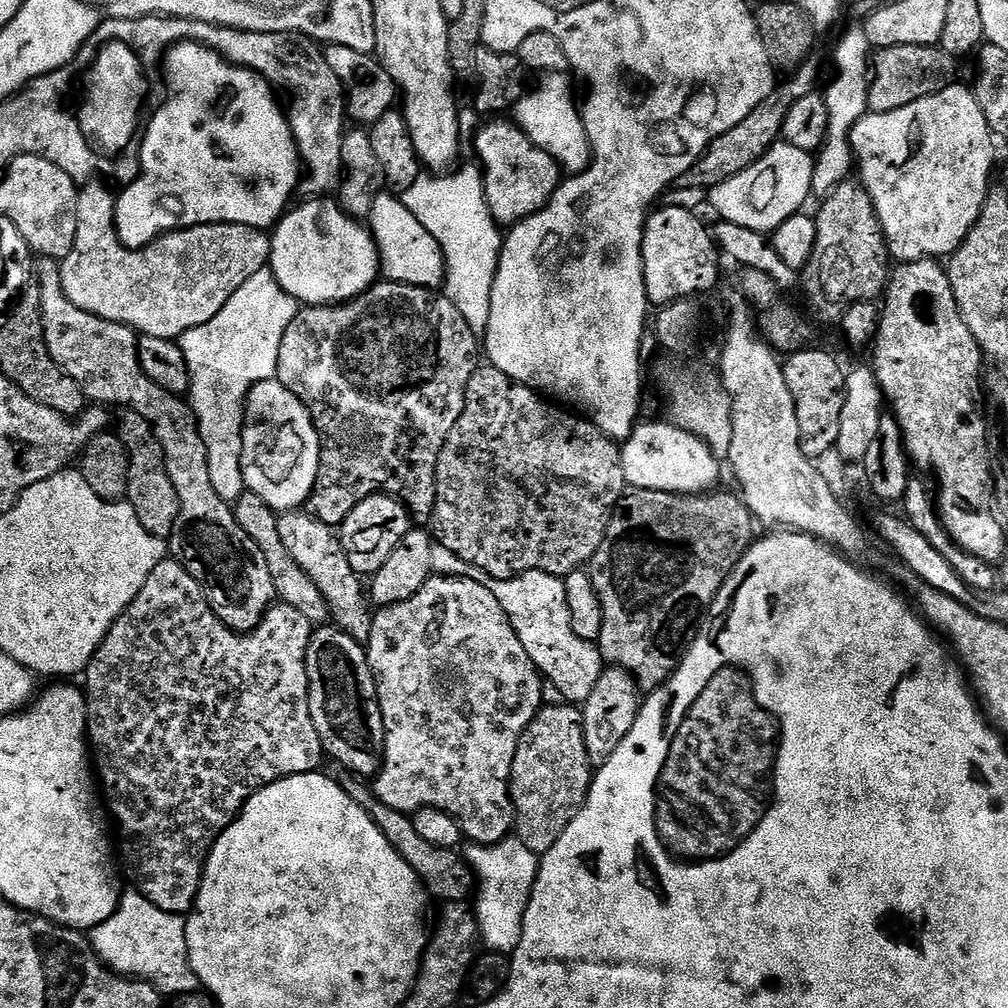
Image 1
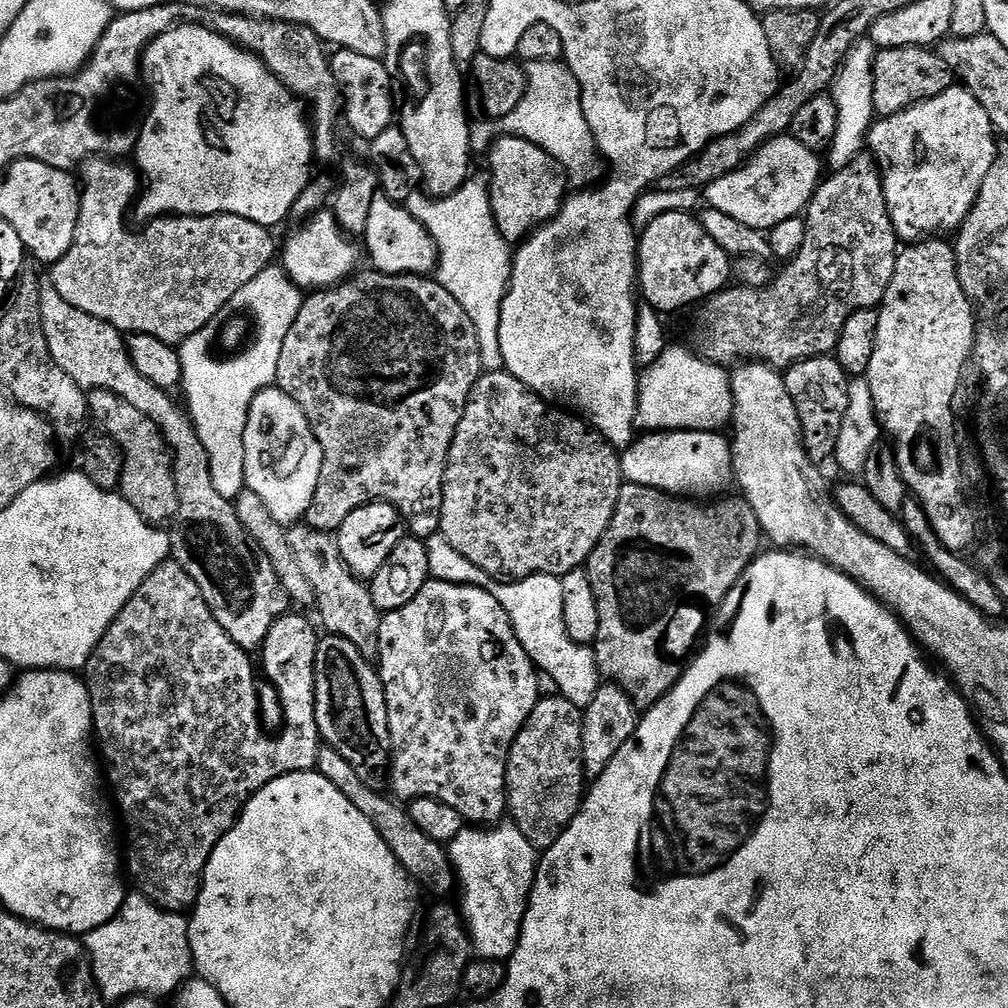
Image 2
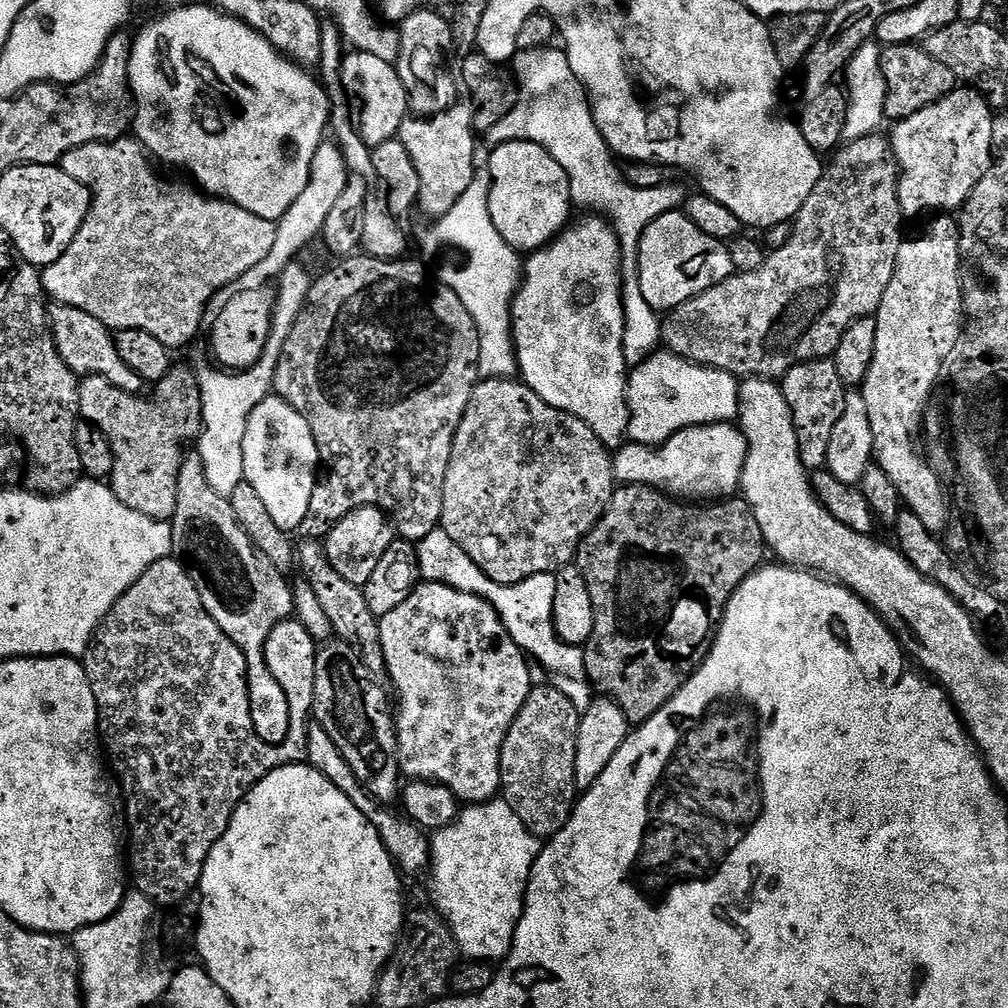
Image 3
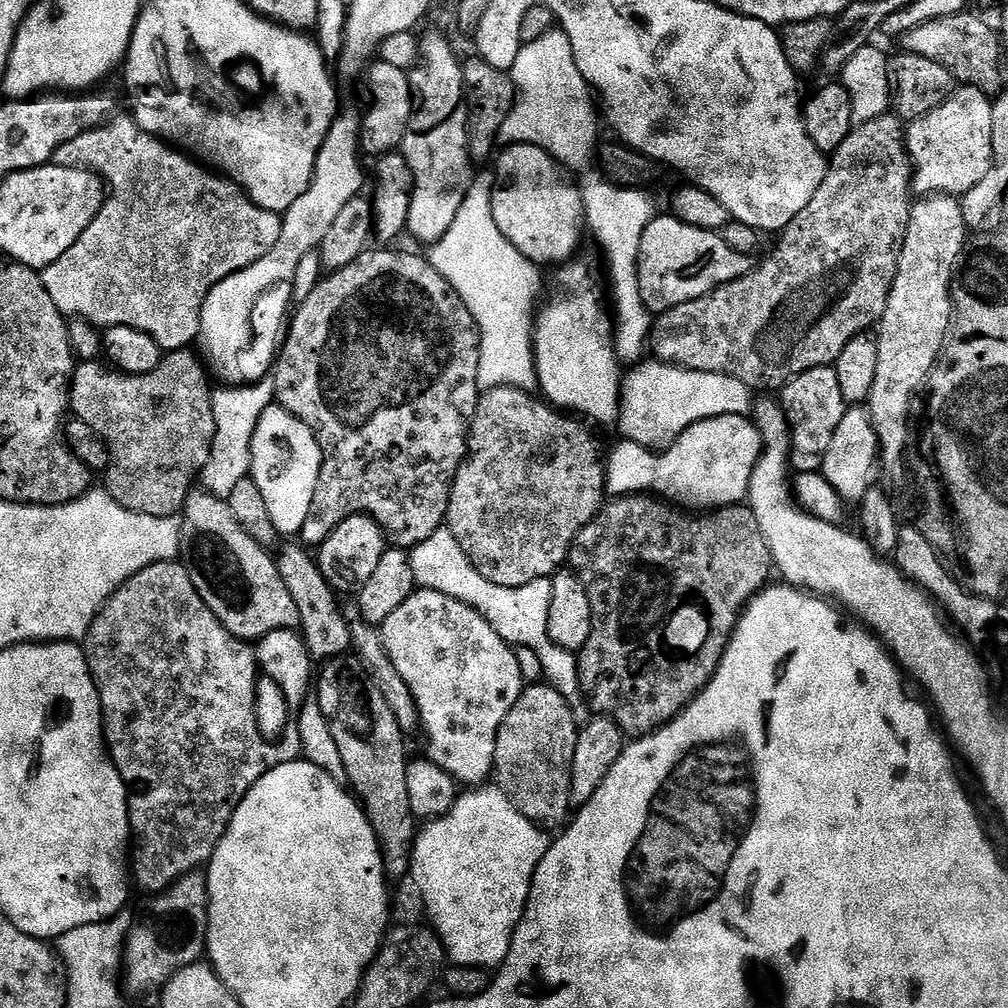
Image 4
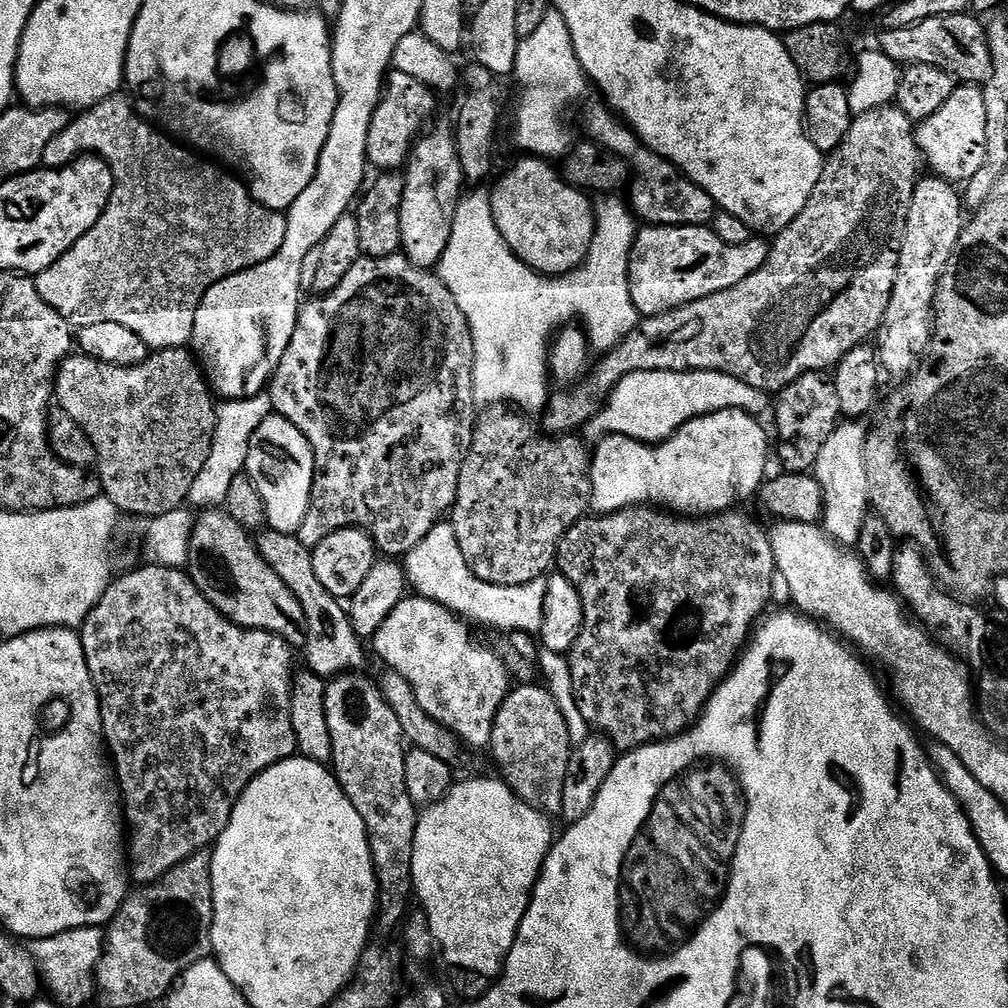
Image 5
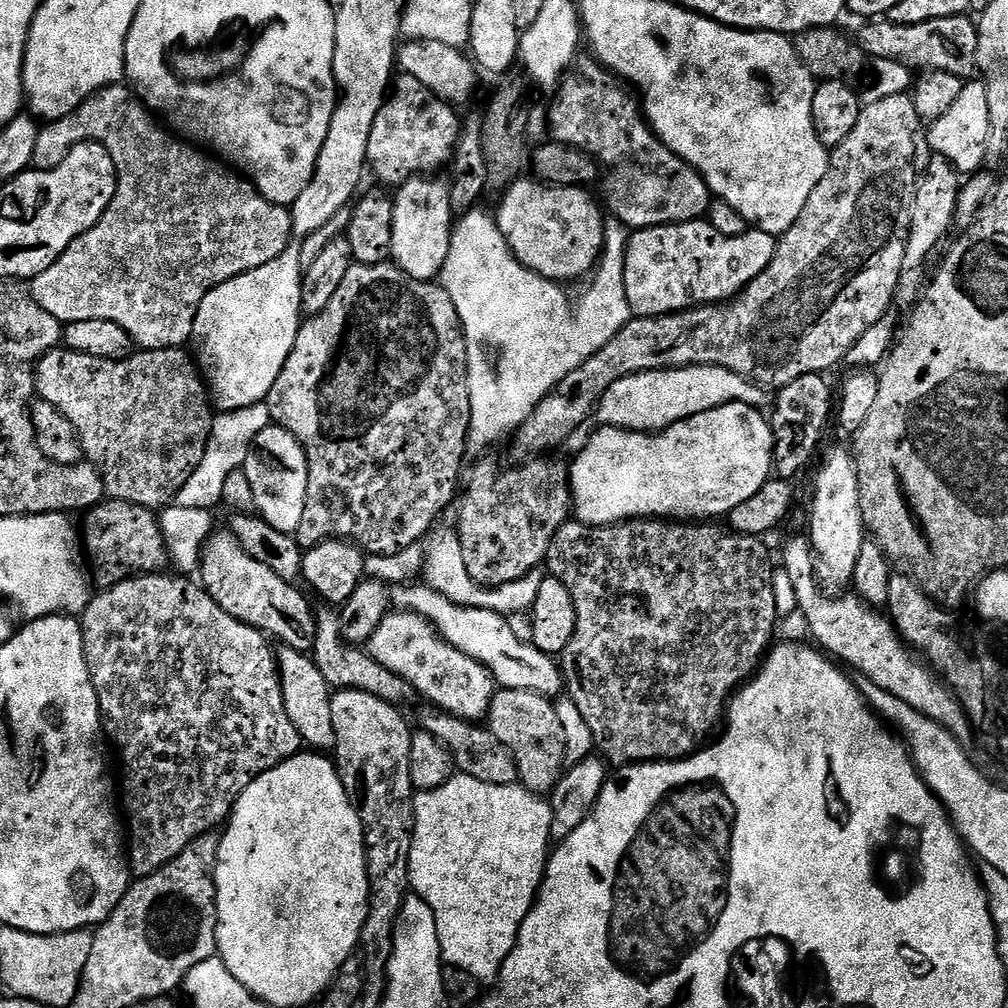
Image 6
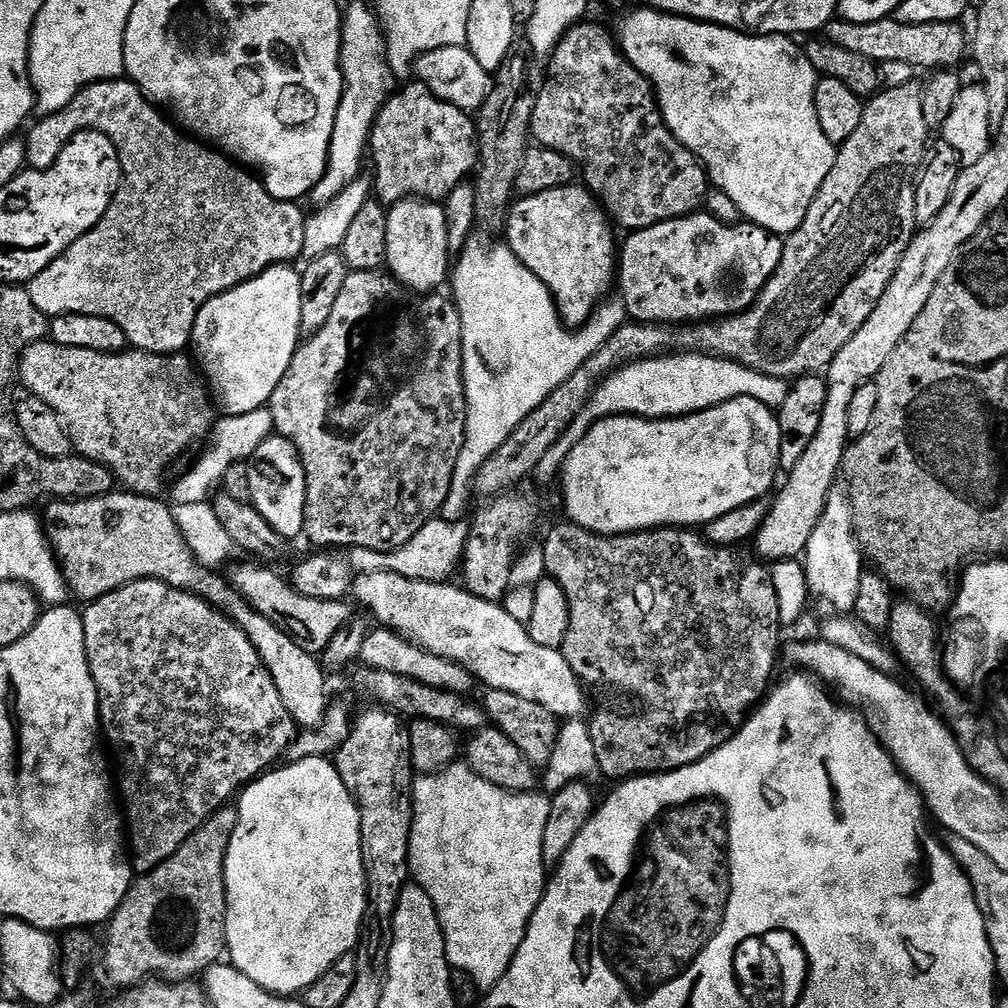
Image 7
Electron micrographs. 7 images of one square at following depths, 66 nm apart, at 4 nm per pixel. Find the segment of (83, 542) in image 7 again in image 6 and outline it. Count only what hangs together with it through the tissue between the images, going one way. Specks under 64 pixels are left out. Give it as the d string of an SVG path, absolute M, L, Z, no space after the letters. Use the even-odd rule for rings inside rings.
M108 500L107 502L101 502L96 505L95 508L91 509L83 517L84 520L84 528L82 524L82 548L84 551L84 548L86 551L89 552L90 555L92 555L92 572L91 575L94 577L96 575L96 580L98 583L100 583L99 587L101 589L107 590L112 587L113 584L120 583L121 580L127 580L137 574L152 574L157 571L156 568L159 566L159 564L168 564L170 557L168 555L168 545L164 542L164 531L160 529L160 521L158 519L157 513L153 511L151 508L143 508L142 506L134 506L130 502L122 502L121 500ZM281 647L275 653L276 667L280 673L280 689L282 702L286 706L286 718L294 722L294 730L298 730L301 741L318 752L330 752L335 749L336 731L334 730L334 714L332 713L333 689L328 687L326 678L322 678L322 670L312 660L311 655L293 648Z

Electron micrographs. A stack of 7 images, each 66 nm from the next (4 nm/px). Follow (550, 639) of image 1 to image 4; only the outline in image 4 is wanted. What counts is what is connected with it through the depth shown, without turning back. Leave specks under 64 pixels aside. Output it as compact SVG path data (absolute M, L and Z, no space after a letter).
M442 526L434 534L430 534L430 538L426 538L426 542L422 542L411 549L410 555L414 578L421 589L430 592L441 592L466 606L470 606L478 614L482 614L486 618L486 622L490 622L490 626L494 626L494 630L498 630L498 634L506 643L520 650L529 648L536 655L536 660L540 663L541 670L544 671L543 679L551 684L553 688L556 688L558 694L562 694L562 698L566 698L566 702L572 707L573 712L580 714L583 713L582 710L585 711L586 704L580 695L580 679L576 670L577 657L573 653L559 648L548 634L551 579L535 580L526 586L507 588L482 578L482 574L478 574L478 570L474 570L470 558L466 558L466 554L458 546L458 538L454 538L454 534L446 526Z

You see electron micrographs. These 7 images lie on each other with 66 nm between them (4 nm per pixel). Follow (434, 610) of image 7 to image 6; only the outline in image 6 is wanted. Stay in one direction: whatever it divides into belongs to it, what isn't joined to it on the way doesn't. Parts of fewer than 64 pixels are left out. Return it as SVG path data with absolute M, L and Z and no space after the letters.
M409 582L393 587L390 592L390 604L393 609L413 612L428 621L450 646L462 650L462 654L489 668L500 688L530 690L549 698L561 695L565 687L561 665L553 657L538 650L525 637L523 640L508 625L507 615L485 608L455 604L424 582Z

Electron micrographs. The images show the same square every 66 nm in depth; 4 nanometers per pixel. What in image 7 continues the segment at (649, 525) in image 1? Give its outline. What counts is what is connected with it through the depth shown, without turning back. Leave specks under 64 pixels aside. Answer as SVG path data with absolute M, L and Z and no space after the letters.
M571 522L563 523L564 524L558 525L557 528L550 529L548 537L544 540L544 568L548 571L545 573L547 573L551 579L556 580L558 586L562 586L562 590L566 590L566 602L570 602L570 630L566 630L566 638L564 639L562 649L566 662L570 662L570 668L574 670L574 674L580 679L581 684L585 686L591 686L591 684L593 684L596 688L621 688L622 691L629 692L632 696L640 696L641 702L648 707L645 712L636 712L633 716L619 716L616 712L600 712L593 720L590 720L592 737L594 738L594 754L596 755L599 771L603 773L603 775L605 772L605 774L612 779L612 782L631 780L633 776L647 776L658 772L673 772L675 768L685 768L694 762L698 762L702 758L706 758L711 752L718 750L726 742L730 742L730 738L734 738L734 734L740 731L740 727L742 727L744 721L748 719L757 701L759 701L774 684L772 675L776 672L776 659L780 656L780 633L782 633L782 627L779 618L778 591L775 590L775 584L772 581L772 568L769 567L767 563L761 562L751 555L749 555L750 557L743 556L743 554L740 553L743 551L737 550L736 548L719 548L717 544L710 544L707 539L696 530L686 528L650 528L646 532L626 532L622 536L602 536L599 532L591 532L588 528L580 528Z

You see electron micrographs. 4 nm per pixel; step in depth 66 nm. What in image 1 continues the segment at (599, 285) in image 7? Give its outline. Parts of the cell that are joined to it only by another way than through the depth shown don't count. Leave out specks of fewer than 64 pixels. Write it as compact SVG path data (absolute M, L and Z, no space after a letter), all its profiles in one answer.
M496 118L493 124L488 124L476 136L476 152L480 155L479 163L484 174L484 197L488 200L488 209L492 219L500 226L519 224L521 220L530 218L542 210L550 202L557 188L562 183L562 169L546 150L542 150L529 138L519 124L508 118Z

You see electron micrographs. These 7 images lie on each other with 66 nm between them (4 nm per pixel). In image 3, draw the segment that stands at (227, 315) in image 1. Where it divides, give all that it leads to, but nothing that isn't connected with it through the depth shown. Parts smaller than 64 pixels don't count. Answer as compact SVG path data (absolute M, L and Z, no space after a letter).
M300 262L286 266L286 270L278 277L280 293L277 294L276 304L272 308L272 330L268 333L268 344L264 347L262 358L253 368L233 374L231 371L211 366L212 368L199 369L196 372L202 394L204 419L204 430L198 437L198 451L202 464L206 466L206 480L210 482L210 486L214 486L214 490L218 490L218 494L232 496L235 488L245 479L242 442L246 438L246 422L254 406L258 406L273 391L272 383L282 346L286 346L286 338L290 338L290 330L298 314L302 314L306 306L313 279L313 273L308 273Z

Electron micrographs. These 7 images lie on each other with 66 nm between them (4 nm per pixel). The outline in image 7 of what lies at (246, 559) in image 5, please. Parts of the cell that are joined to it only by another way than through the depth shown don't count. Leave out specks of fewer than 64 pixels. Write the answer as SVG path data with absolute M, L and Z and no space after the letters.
M256 562L248 563L252 564L244 564L241 568L233 570L232 576L230 575L232 587L244 595L248 604L254 606L254 610L258 610L258 614L270 618L270 622L274 622L274 626L278 626L283 632L290 634L290 638L294 638L294 642L298 642L298 646L302 646L302 650L313 654L324 652L326 646L330 646L330 638L334 638L337 630L343 624L347 624L350 619L347 603L344 600L306 598L302 594L298 594L298 590L294 590L285 577L283 580L278 573L271 572L268 569L271 567L261 566Z

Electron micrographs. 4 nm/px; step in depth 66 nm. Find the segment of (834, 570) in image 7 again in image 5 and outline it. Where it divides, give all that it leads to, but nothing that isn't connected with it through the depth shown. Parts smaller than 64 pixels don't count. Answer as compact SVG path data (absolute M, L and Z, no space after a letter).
M849 419L837 424L836 429L826 438L814 469L815 478L822 486L824 495L822 527L840 546L856 545L862 522L870 514L866 474L866 442L869 429L863 428L862 424L859 419Z

